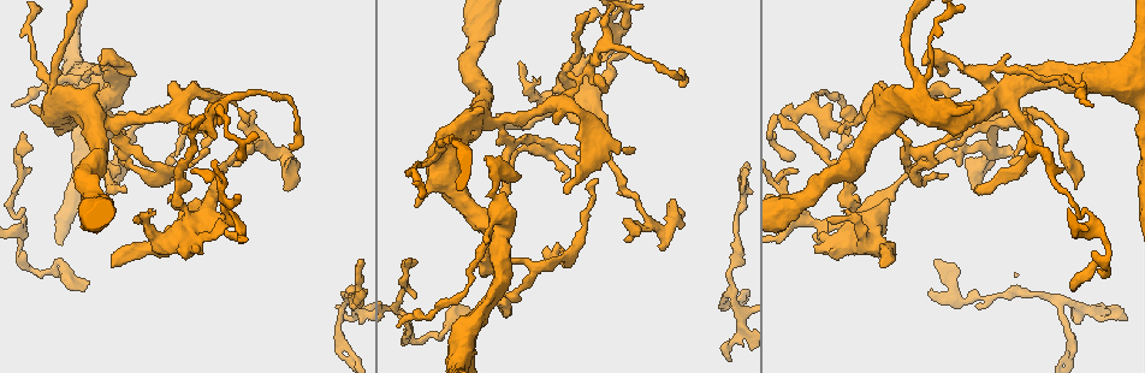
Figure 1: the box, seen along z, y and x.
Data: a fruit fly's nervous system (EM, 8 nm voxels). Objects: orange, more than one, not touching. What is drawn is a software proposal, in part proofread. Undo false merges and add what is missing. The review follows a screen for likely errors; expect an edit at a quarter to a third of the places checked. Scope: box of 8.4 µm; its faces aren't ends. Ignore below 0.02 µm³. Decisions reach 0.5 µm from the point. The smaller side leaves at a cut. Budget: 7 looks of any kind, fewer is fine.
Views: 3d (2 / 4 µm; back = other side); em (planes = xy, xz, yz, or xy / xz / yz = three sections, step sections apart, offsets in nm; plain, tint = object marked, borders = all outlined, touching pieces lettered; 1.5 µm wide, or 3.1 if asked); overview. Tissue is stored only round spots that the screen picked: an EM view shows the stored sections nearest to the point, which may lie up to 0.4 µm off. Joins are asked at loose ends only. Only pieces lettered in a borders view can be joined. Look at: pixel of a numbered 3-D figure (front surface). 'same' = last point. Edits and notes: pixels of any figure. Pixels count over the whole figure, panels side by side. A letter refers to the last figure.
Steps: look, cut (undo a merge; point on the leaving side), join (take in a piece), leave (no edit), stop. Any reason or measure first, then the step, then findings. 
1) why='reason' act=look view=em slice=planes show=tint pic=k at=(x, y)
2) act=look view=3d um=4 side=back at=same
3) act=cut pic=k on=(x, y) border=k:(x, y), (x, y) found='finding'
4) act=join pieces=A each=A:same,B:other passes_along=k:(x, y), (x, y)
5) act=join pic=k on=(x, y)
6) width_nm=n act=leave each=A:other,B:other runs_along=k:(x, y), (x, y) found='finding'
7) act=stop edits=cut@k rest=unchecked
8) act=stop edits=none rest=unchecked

why='branch point' act=look view=em slice=yz step=8 show=borders pic=1 at=(264, 147)

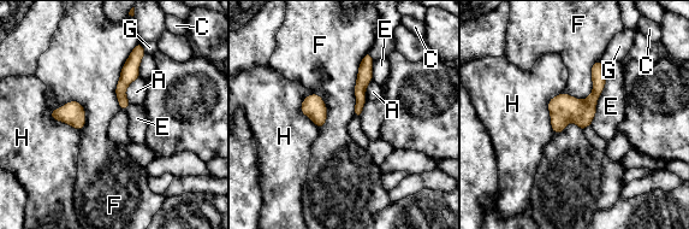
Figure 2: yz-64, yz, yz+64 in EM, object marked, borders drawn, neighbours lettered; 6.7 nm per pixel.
width_nm=60 act=leave each=A:other,C:other,E:other,F:other,G:other,H:other runs_along=2:(598, 64), (597, 93), (557, 130) found='all the same neuron'

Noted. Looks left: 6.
why='tapers out' act=look view=3d um=2 pic=1 at=(192, 168)

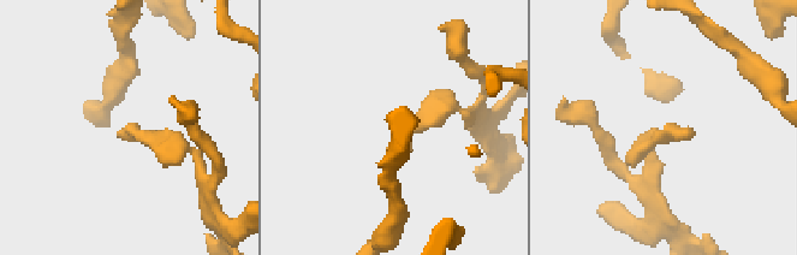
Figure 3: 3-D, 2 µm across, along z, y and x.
why='now the EM' act=look view=em slice=yz step=4 show=tint pic=3 at=(687, 131)

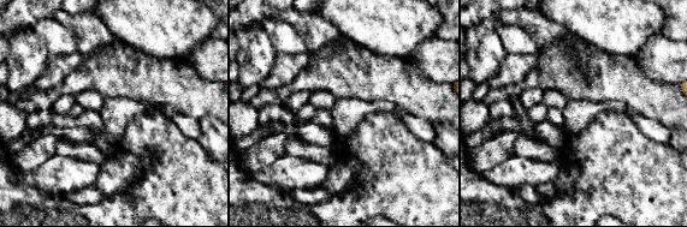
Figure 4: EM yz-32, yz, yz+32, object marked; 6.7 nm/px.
act=look view=em slice=planes show=borders at=same

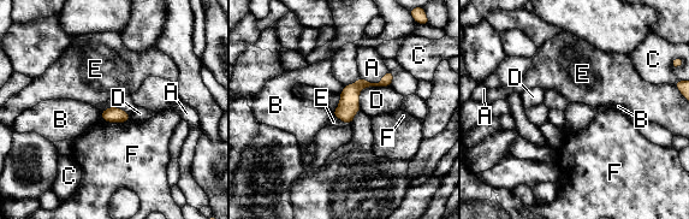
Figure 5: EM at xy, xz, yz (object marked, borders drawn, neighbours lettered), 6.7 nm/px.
act=leave each=A:other,B:other,C:other,D:other,E:other,F:other found='no lettered piece goes on from it'

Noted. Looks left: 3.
why='branch stops here' act=look view=em slice=yz step=8 show=borders pic=1 at=(408, 259)

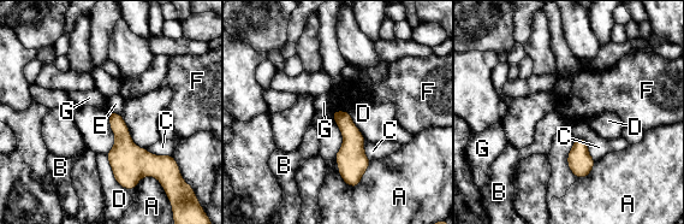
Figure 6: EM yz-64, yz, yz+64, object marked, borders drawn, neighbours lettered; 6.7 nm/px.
act=leave each=A:other,B:other,C:other,D:other,E:other,F:other,G:other border=6:(348, 110), (333, 112) found='none of them fits'

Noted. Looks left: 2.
act=stop edits=none rest=unchecked

